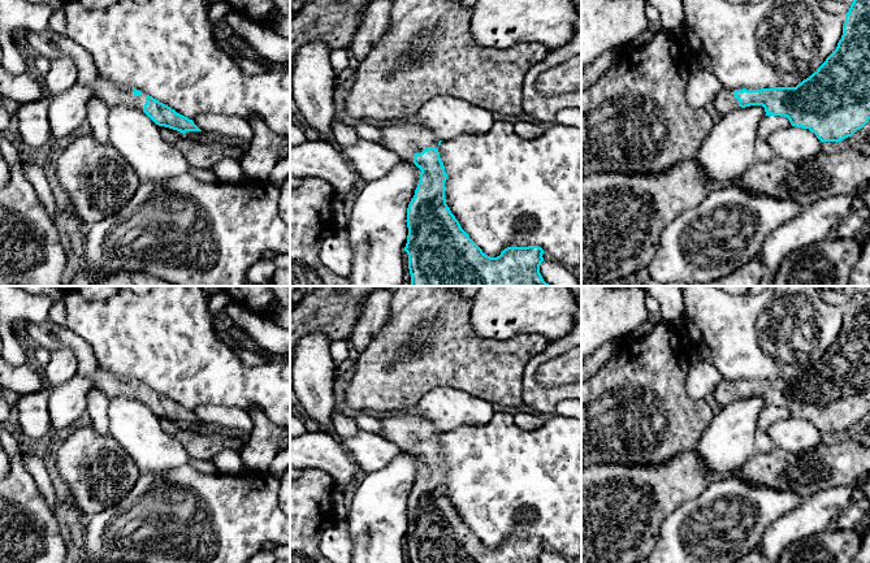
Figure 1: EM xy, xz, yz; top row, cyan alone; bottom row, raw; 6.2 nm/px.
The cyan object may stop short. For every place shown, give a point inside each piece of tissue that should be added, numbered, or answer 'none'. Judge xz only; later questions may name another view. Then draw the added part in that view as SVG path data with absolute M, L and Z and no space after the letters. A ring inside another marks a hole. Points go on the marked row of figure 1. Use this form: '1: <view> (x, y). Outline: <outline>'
1: xz (405, 139). Outline: M398 121L394 125L380 129L381 146L395 152L403 161L414 164L414 155L424 151L425 147L438 148L440 138L420 124L403 124Z

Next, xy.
1: xy (47, 43). Outline: M52 29L42 31L26 31L26 39L36 56L43 56L49 61L57 57L70 57L78 68L77 83L90 88L108 108L127 105L143 111L146 95L134 95L134 88L125 88L120 85L99 77L96 65L90 53L65 34Z

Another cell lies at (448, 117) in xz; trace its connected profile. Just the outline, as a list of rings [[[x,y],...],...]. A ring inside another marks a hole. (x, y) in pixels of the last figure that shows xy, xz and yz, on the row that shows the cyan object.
[[[450,96],[429,100],[416,117],[420,125],[432,130],[440,140],[463,134],[485,134],[495,122],[492,112]]]

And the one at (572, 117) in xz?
[[[562,109],[557,113],[554,122],[581,129],[581,109]]]

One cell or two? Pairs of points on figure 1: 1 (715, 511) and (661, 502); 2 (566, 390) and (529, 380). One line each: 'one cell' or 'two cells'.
1: two cells
2: one cell

